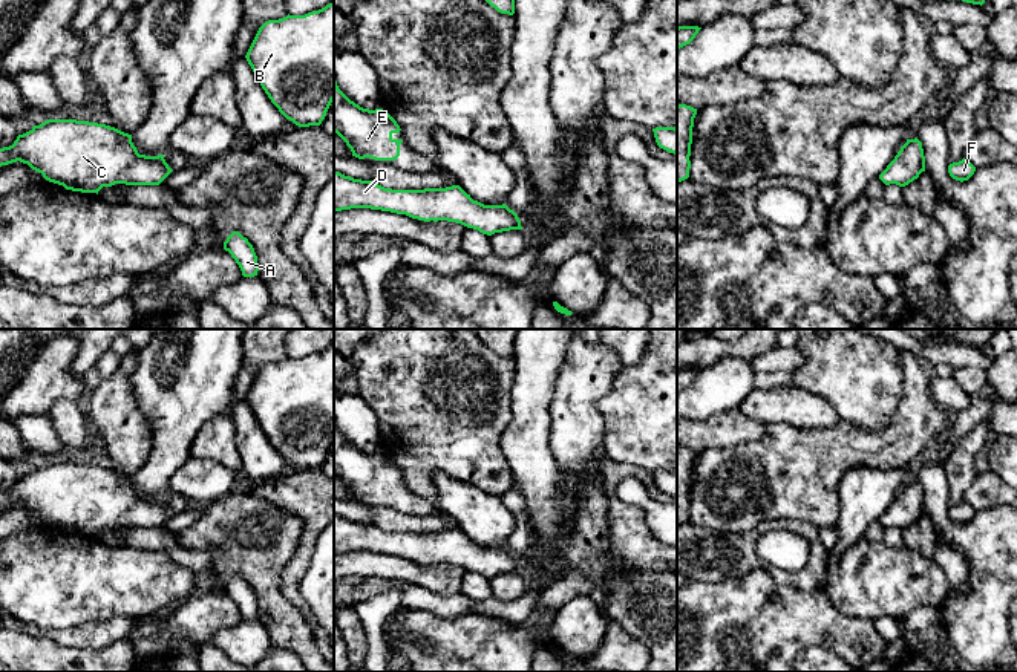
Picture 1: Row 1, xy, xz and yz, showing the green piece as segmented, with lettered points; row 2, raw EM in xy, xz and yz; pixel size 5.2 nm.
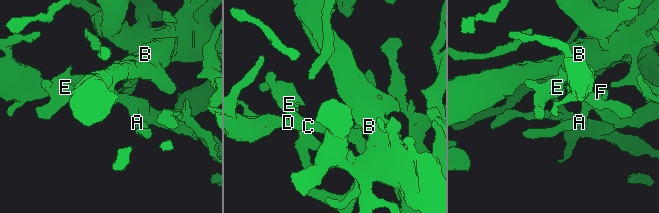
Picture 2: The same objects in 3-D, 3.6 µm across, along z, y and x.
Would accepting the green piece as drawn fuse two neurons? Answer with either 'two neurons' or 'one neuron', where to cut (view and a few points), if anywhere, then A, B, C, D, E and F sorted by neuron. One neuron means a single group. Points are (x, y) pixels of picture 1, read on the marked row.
one neuron; cut none; groups A B C D E F

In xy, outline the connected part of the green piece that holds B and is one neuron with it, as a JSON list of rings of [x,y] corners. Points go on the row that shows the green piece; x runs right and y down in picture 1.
[[[334,3],[305,15],[265,21],[245,58],[286,119],[299,127],[320,126],[334,101]]]

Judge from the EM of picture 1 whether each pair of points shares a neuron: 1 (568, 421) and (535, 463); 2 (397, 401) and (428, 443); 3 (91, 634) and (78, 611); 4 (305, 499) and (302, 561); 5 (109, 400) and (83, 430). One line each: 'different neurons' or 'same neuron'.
1: different neurons
2: same neuron
3: different neurons
4: same neuron
5: different neurons

